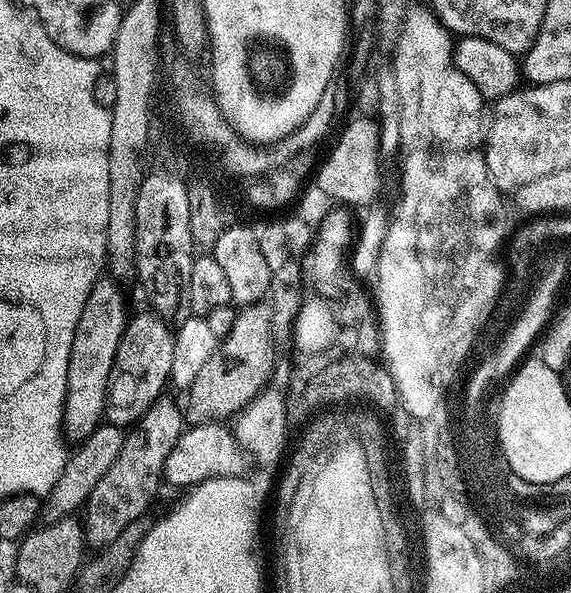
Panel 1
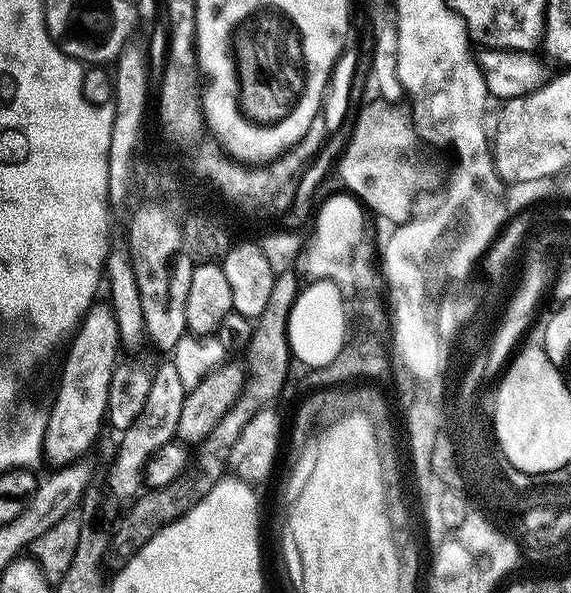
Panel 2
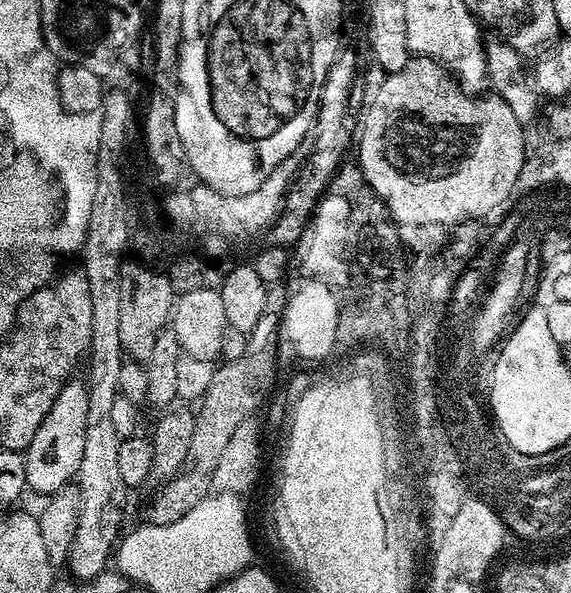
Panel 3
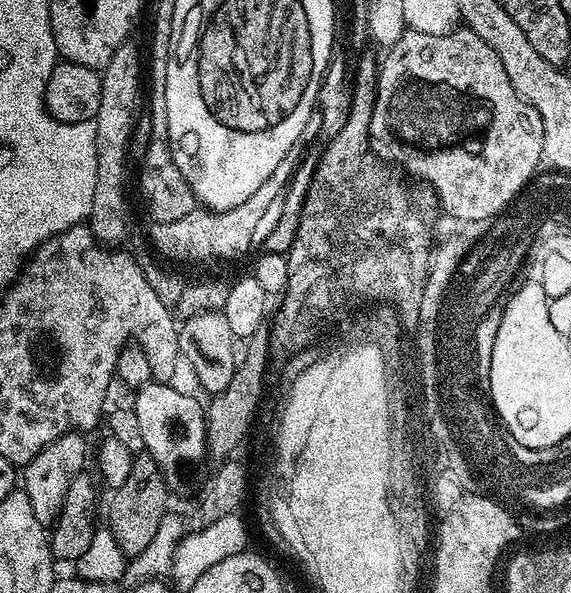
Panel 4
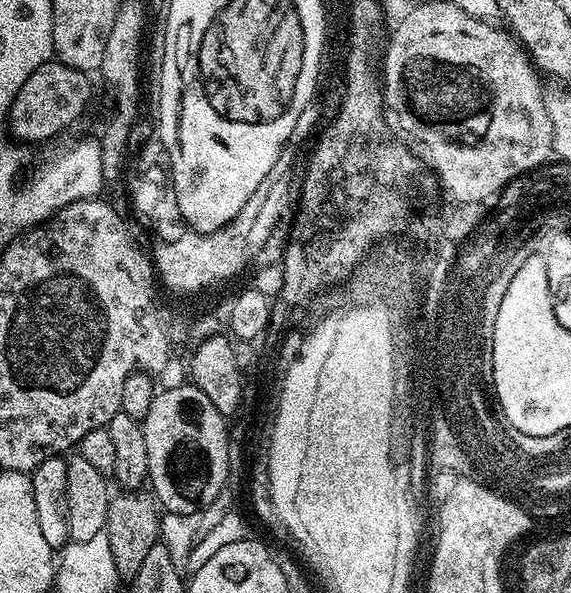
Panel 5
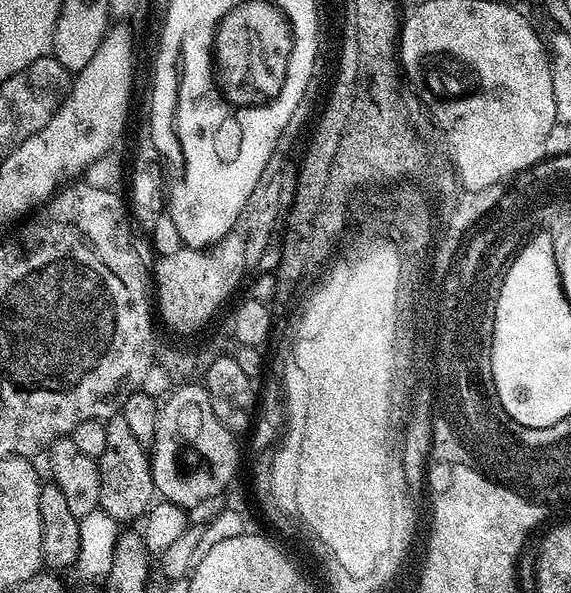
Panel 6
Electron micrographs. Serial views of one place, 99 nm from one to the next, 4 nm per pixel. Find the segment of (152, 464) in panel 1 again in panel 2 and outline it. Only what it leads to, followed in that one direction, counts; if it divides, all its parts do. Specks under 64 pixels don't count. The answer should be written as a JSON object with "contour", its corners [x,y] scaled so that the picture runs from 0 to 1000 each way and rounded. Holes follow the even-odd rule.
{"contour":[[[287,604],[266,627],[263,664],[256,664],[256,685],[249,685],[249,698],[235,705],[235,718],[228,718],[208,737],[210,757],[196,776],[189,799],[189,816],[203,836],[238,840],[249,830],[252,782],[284,752],[303,747],[312,722],[312,703],[319,698],[324,654],[312,639],[312,624],[299,605]]]}

